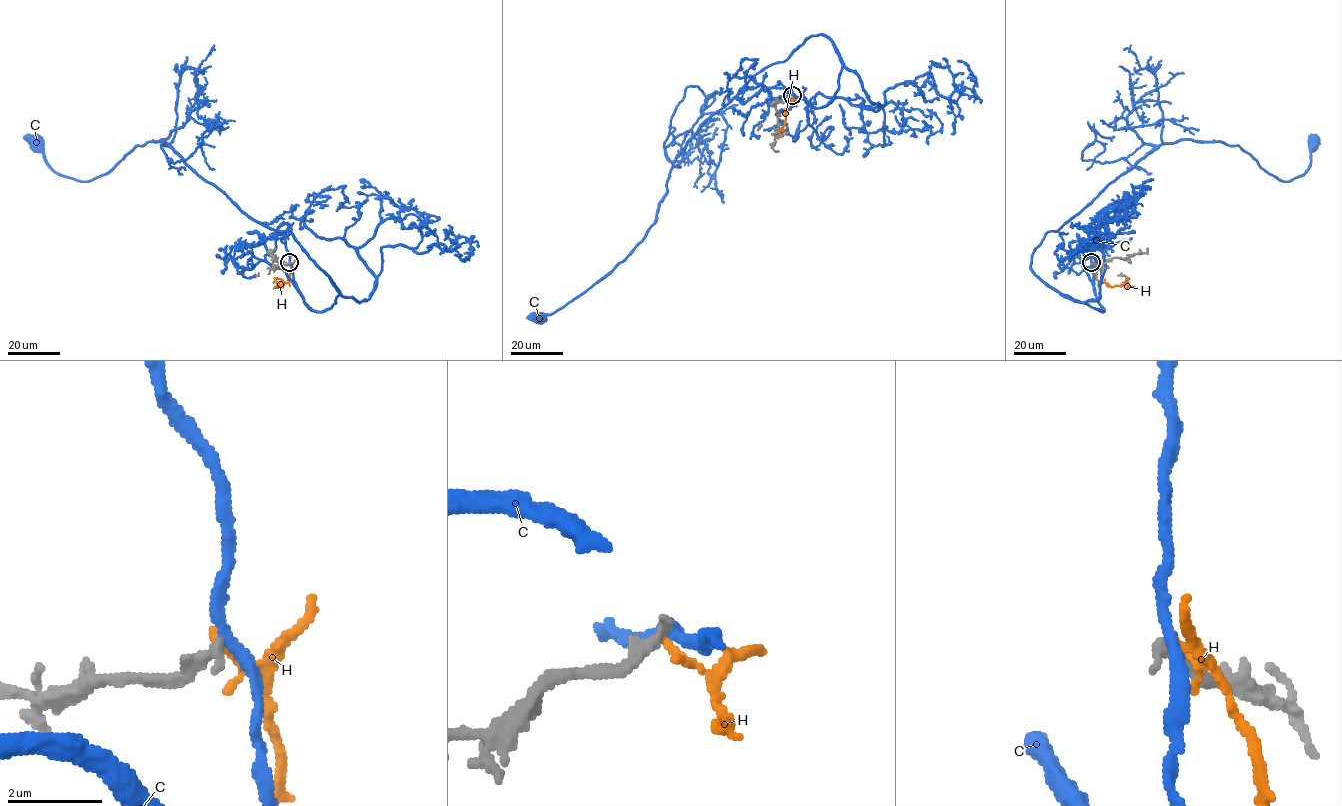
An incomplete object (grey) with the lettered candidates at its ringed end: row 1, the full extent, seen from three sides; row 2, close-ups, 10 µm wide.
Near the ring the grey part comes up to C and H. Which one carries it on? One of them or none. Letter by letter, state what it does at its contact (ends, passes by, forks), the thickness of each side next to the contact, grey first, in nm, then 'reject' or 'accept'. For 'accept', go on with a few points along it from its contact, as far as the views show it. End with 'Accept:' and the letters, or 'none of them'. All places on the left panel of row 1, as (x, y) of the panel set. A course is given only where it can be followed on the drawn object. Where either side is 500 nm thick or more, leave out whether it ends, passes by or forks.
C: it passes by; 280 nm thick on the grey side, 240 nm on the other; reject
H: it passes by; 280 nm thick on the grey side, 110 nm on the other; reject
Accept: none of them

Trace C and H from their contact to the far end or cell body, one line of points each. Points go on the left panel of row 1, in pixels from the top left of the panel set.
C: (289, 262), (311, 308), (335, 303), (289, 231), (251, 219), (163, 139), (89, 181), (55, 172), (35, 143)
H: (289, 262), (292, 272), (288, 282), (280, 286), (275, 280), (282, 280)

